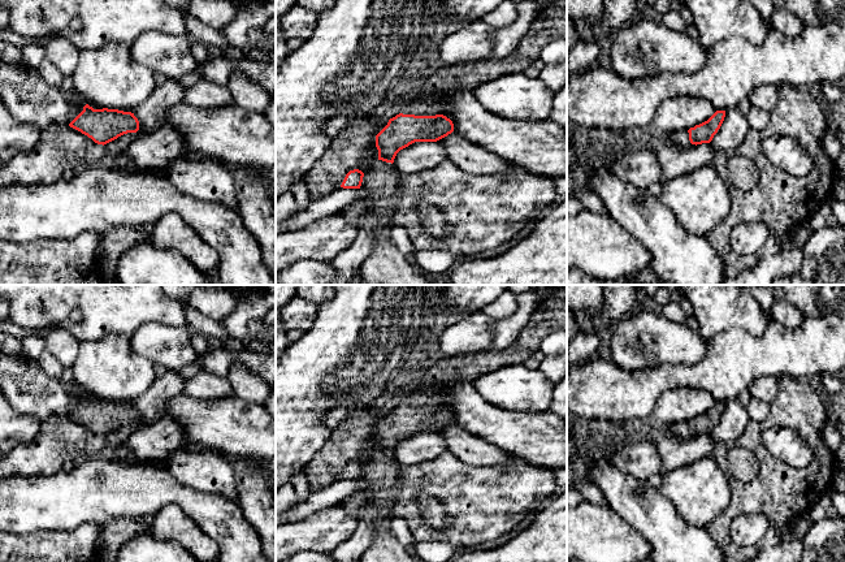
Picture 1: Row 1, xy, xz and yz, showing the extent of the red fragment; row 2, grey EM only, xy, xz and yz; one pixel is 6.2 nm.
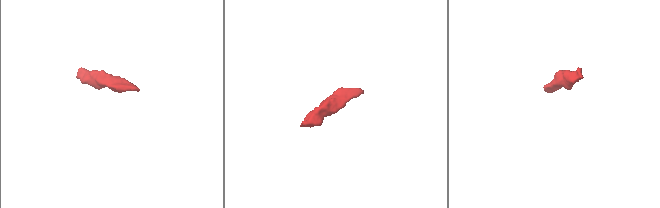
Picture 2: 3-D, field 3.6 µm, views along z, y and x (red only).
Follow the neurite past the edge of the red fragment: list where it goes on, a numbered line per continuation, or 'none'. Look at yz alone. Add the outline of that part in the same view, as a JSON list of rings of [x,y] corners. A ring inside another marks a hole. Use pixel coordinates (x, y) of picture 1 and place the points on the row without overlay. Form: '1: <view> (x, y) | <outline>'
1: yz (679, 431) | [[[676,423],[673,425],[663,428],[662,433],[676,437],[676,438],[689,437],[690,436],[689,424]]]

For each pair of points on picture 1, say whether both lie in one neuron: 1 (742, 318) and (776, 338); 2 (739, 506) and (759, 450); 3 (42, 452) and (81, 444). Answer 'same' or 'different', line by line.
1: different
2: same
3: same

